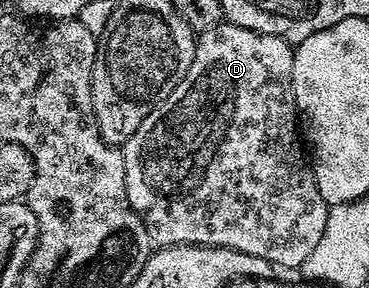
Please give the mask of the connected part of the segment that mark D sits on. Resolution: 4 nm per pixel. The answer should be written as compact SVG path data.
M222 21L200 32L196 40L197 48L191 61L191 69L187 69L187 73L177 82L175 89L171 89L169 96L155 109L151 109L151 113L147 113L143 125L139 125L139 129L135 129L133 136L123 144L127 197L133 210L143 221L150 240L157 247L170 247L180 243L190 243L196 247L226 247L239 253L263 257L277 269L299 269L303 261L311 257L315 245L319 245L319 237L323 237L323 225L327 225L330 204L325 203L323 193L319 193L319 185L313 176L310 160L299 138L299 116L293 96L294 44L283 37L255 33L251 29L243 29L228 21Z

